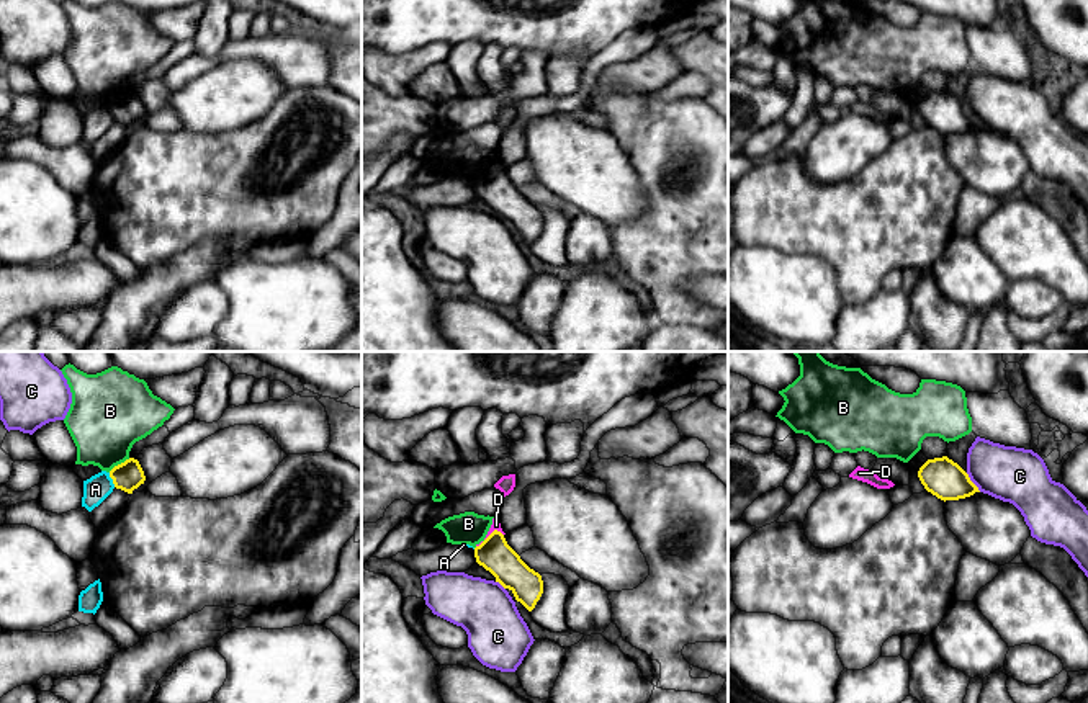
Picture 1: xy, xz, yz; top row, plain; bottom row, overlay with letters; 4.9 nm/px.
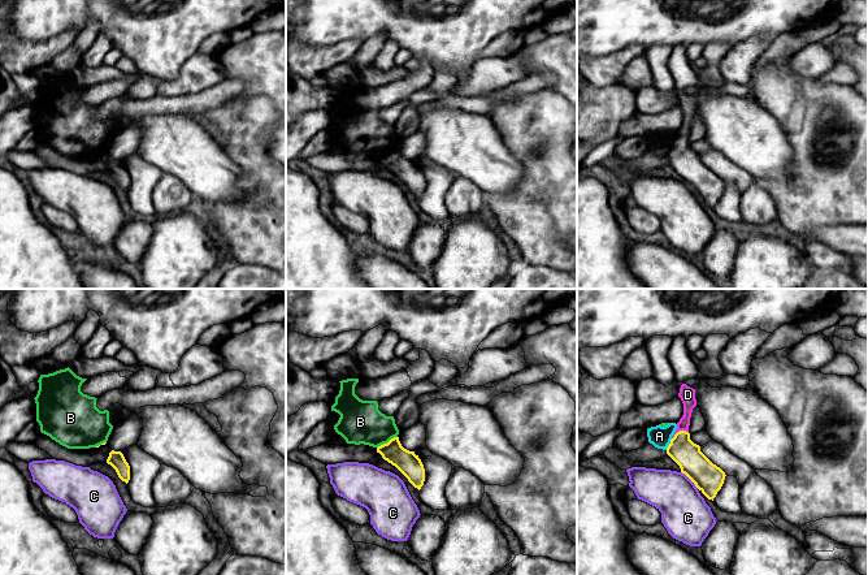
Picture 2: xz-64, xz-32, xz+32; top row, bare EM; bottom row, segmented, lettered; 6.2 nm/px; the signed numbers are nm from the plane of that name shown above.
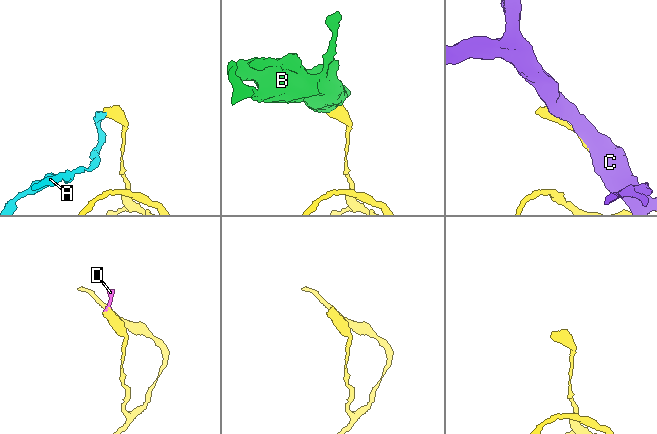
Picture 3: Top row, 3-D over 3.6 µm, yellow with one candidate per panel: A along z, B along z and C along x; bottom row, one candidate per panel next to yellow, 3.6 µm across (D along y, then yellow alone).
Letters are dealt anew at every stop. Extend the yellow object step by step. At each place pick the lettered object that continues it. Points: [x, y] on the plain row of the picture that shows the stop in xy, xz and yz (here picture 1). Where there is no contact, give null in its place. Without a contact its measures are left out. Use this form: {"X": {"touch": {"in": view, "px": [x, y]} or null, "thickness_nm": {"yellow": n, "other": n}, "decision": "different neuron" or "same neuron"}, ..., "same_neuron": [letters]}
{"A": {"touch": {"in": "xy", "px": [112, 111]}, "thickness_nm": {"yellow": 140, "other": 130}, "decision": "different neuron"}, "B": {"touch": {"in": "xy", "px": [118, 98]}, "thickness_nm": {"yellow": 140, "other": 380}, "decision": "different neuron"}, "C": {"touch": {"in": "yz", "px": [972, 116]}, "thickness_nm": {"yellow": 190, "other": 280}, "decision": "different neuron"}, "D": {"touch": {"in": "xz", "px": [490, 169]}, "thickness_nm": {"yellow": 170, "other": 50}, "decision": "same neuron"}, "same_neuron": ["D"]}

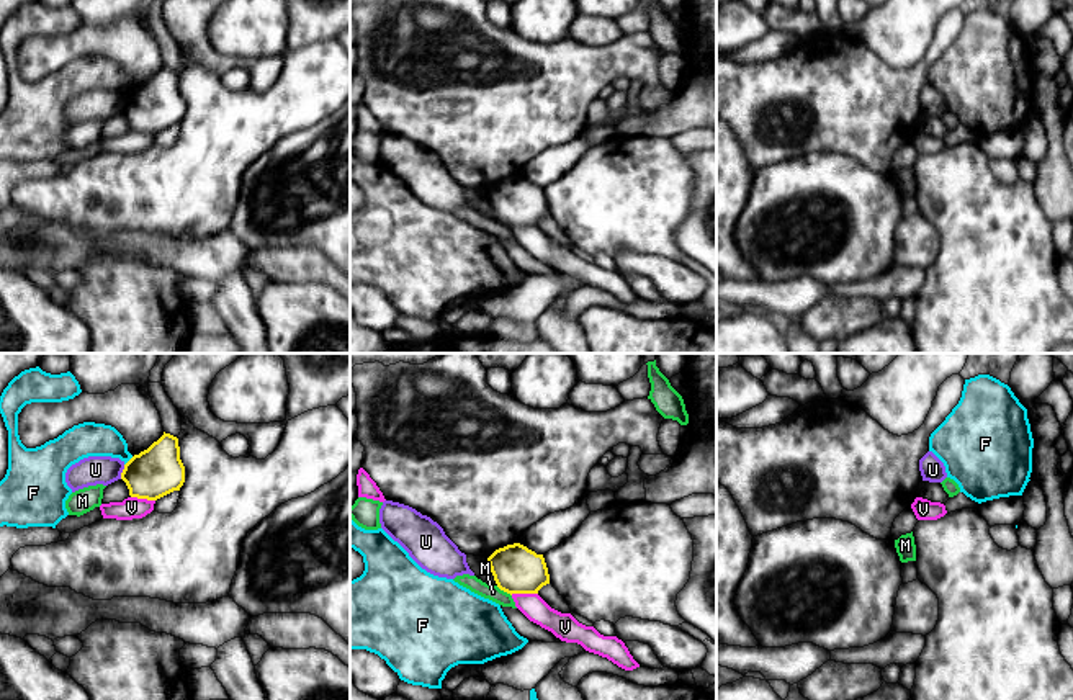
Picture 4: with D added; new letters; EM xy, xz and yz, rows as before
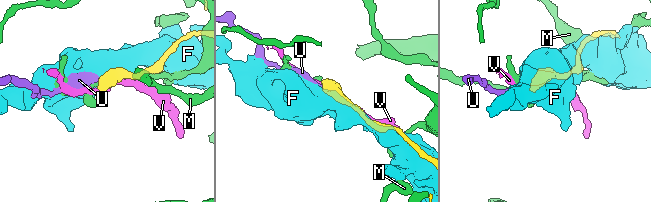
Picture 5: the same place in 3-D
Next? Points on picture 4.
{"F": {"touch": {"in": "xy", "px": [128, 95]}, "thickness_nm": {"yellow": 240, "other": 170}, "decision": "different neuron"}, "M": {"touch": {"in": "xz", "px": [504, 224]}, "thickness_nm": {"yellow": 240, "other": 80}, "decision": "different neuron"}, "U": {"touch": {"in": "xy", "px": [123, 105]}, "thickness_nm": {"yellow": 240, "other": 140}, "decision": "different neuron"}, "V": {"touch": {"in": "xz", "px": [524, 226]}, "thickness_nm": {"yellow": 240, "other": 130}, "decision": "different neuron"}, "same_neuron": []}

